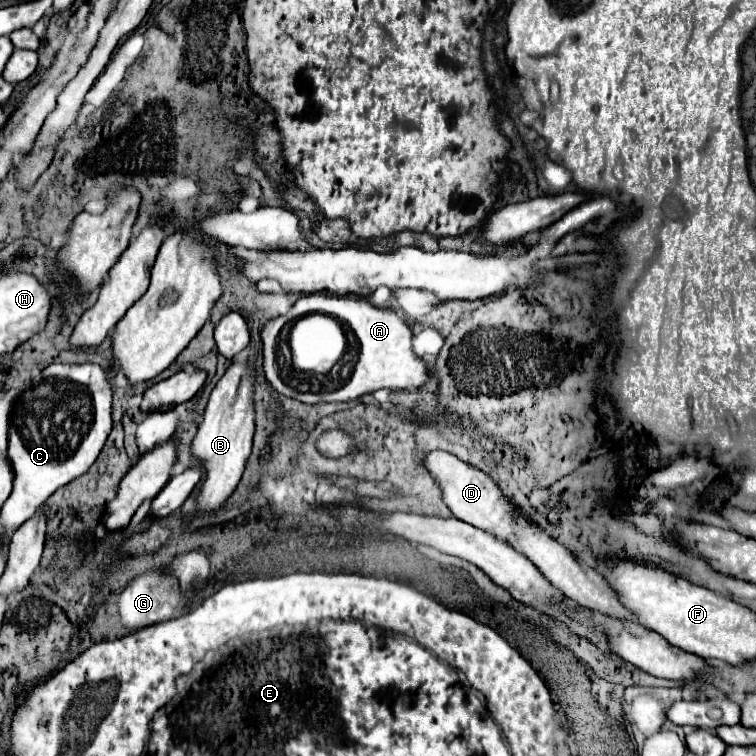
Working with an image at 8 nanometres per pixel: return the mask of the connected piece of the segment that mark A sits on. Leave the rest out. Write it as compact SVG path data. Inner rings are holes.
M306 294L298 300L286 316L278 316L270 320L262 328L262 344L264 344L264 374L268 382L284 396L296 398L306 404L318 402L336 402L336 400L358 400L364 394L372 394L374 390L388 388L388 390L418 390L422 388L430 374L426 362L412 350L412 328L406 320L396 314L392 308L376 308L364 298L348 298L348 296L334 296L334 294ZM310 312L326 312L336 320L342 320L354 336L356 348L354 354L342 356L338 364L326 376L314 376L314 372L294 370L290 364L288 354L280 354L278 348L278 334L286 322L292 320L292 314L310 314ZM322 396L322 400L320 400Z

